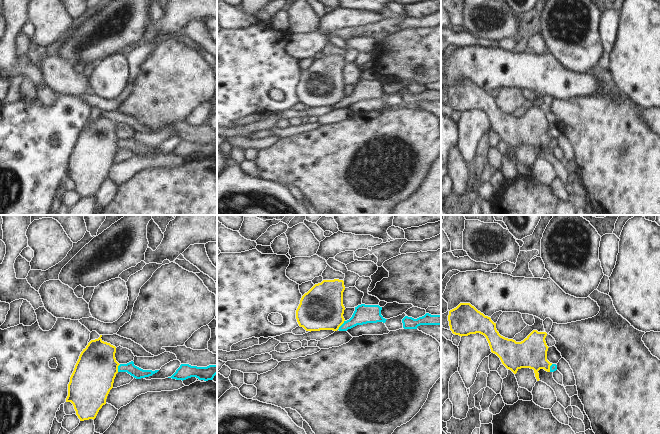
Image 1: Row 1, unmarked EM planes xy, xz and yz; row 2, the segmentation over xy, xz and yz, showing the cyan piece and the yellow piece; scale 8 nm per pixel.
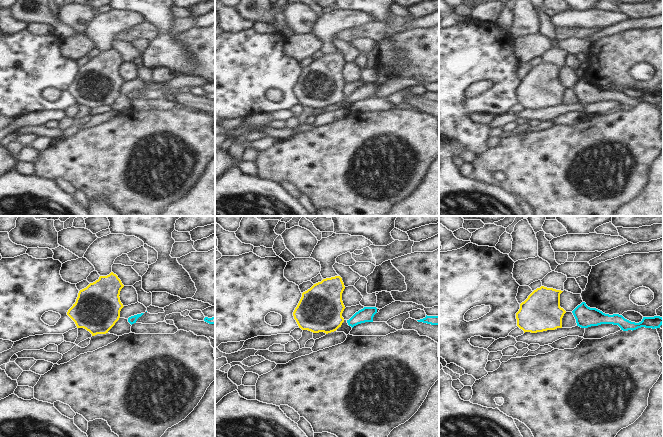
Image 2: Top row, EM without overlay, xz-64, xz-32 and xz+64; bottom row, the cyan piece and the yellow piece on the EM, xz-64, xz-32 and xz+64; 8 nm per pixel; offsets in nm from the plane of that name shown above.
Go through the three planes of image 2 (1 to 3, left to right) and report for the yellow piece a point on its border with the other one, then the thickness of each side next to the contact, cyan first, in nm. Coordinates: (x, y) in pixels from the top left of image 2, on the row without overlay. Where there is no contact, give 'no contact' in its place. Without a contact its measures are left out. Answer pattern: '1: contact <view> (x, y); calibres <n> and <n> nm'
1: no contact
2: no contact
3: no contact

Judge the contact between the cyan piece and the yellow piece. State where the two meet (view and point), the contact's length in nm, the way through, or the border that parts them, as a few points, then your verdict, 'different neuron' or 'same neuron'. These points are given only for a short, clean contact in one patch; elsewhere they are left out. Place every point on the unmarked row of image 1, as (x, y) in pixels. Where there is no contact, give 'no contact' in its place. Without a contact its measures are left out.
xz (341, 101) | 100 nm | along xz (344, 96), (337, 105) | different neuron

